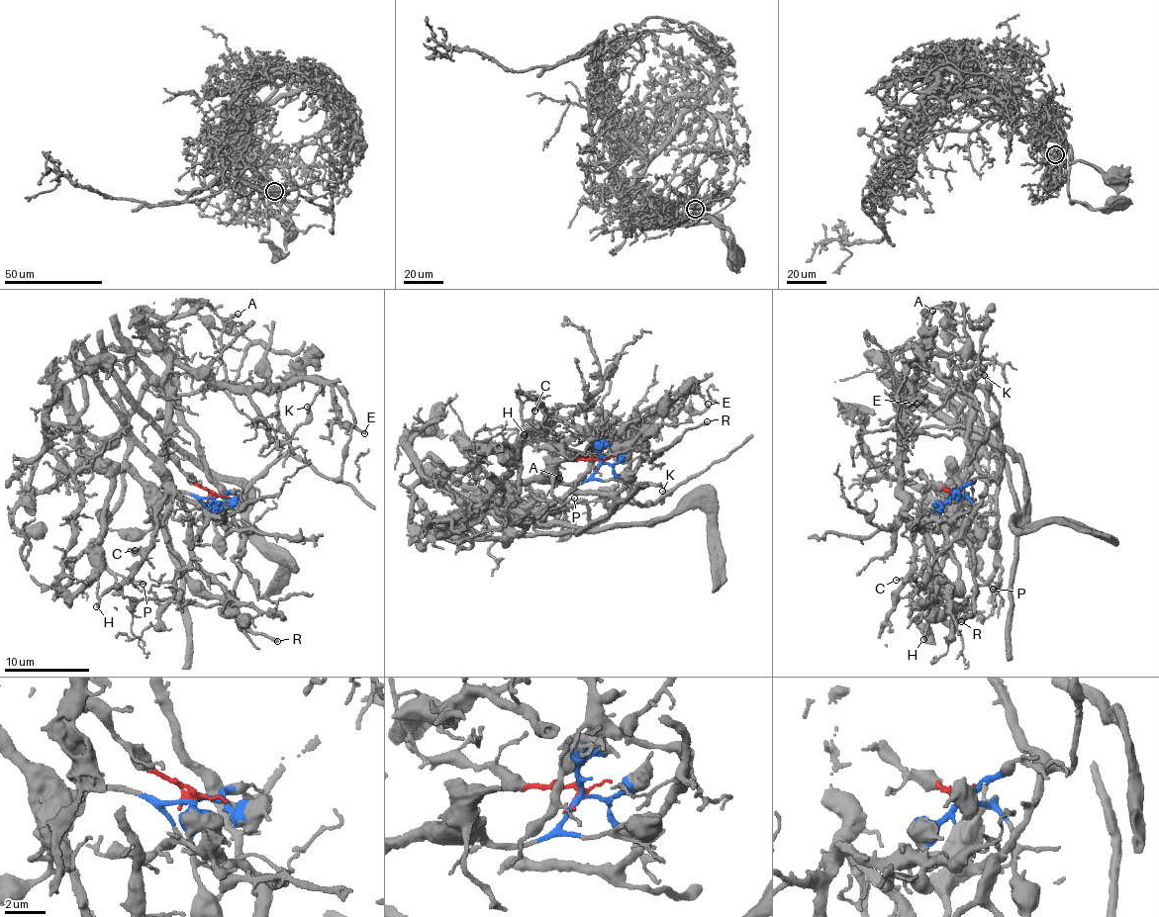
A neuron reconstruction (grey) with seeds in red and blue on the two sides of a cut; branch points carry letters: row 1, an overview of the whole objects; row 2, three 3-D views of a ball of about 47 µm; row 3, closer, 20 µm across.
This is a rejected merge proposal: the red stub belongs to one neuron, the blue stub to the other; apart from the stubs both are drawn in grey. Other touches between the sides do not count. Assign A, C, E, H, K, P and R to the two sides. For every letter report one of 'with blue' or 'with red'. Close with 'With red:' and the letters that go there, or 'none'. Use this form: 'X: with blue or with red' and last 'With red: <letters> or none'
A: with red
C: with red
E: with red
H: with blue
K: with blue
P: with blue
R: with blue
With red: A, C, E

